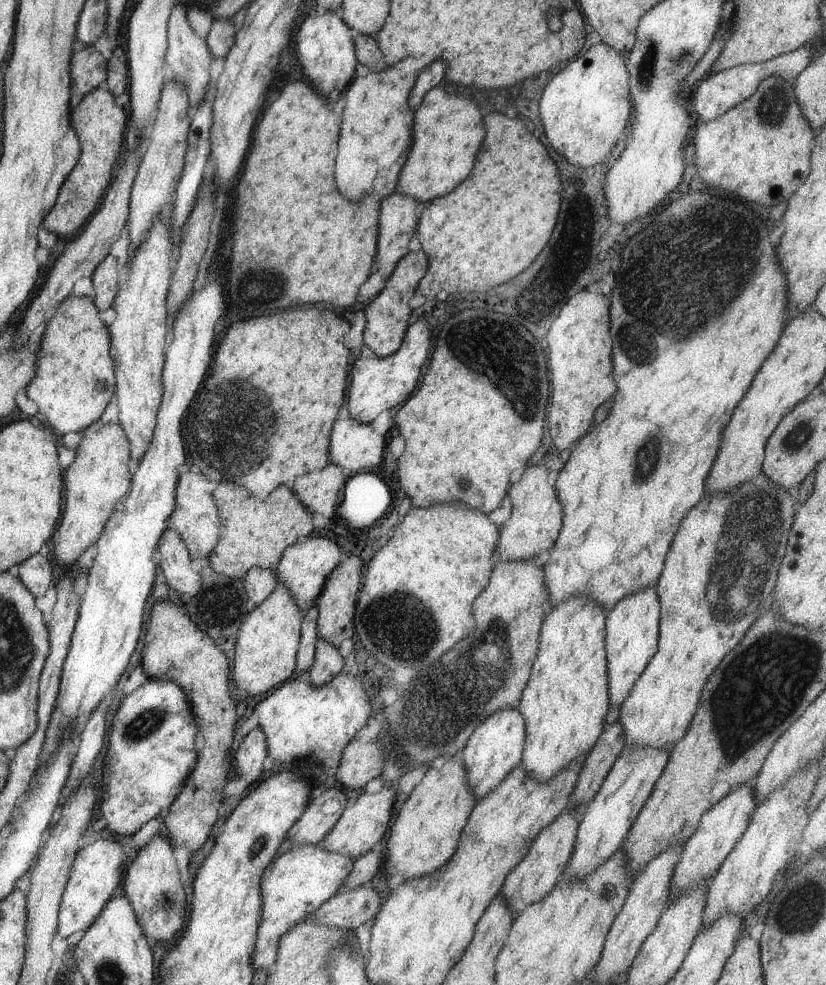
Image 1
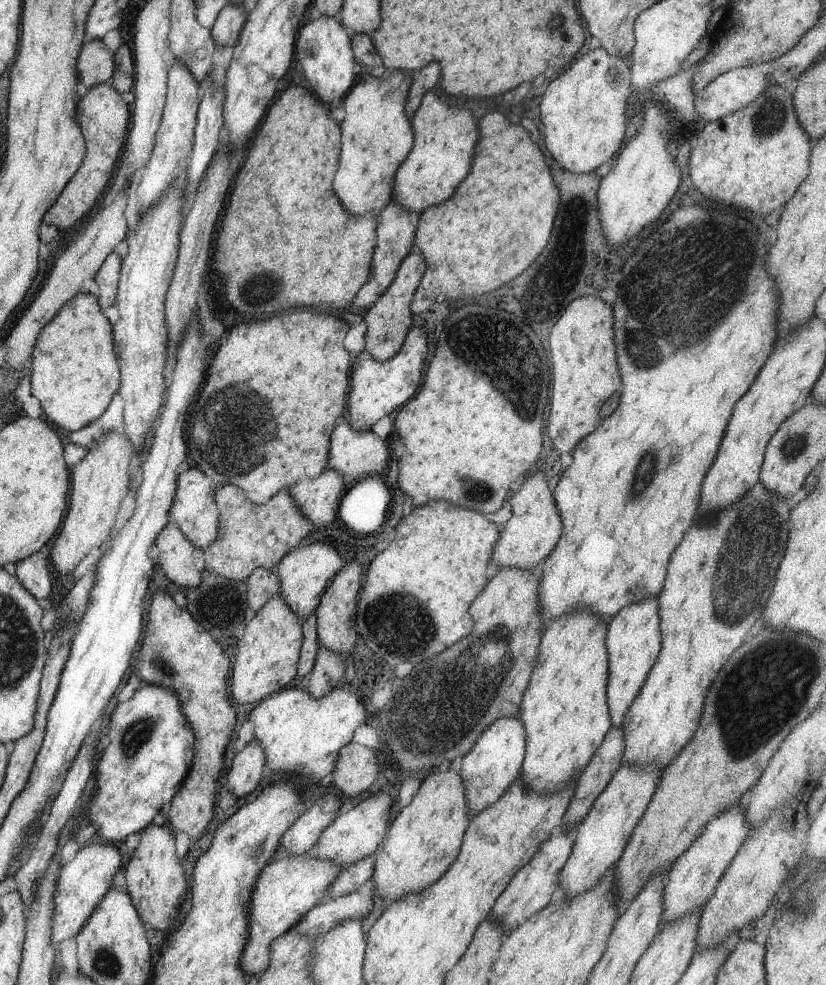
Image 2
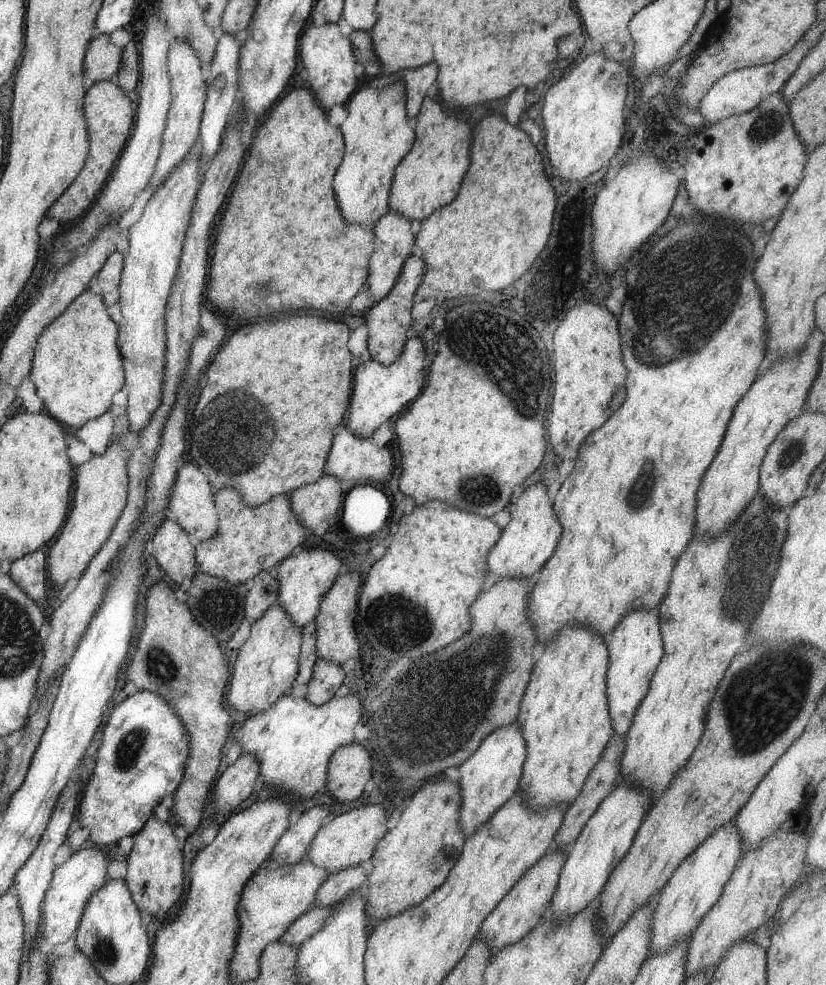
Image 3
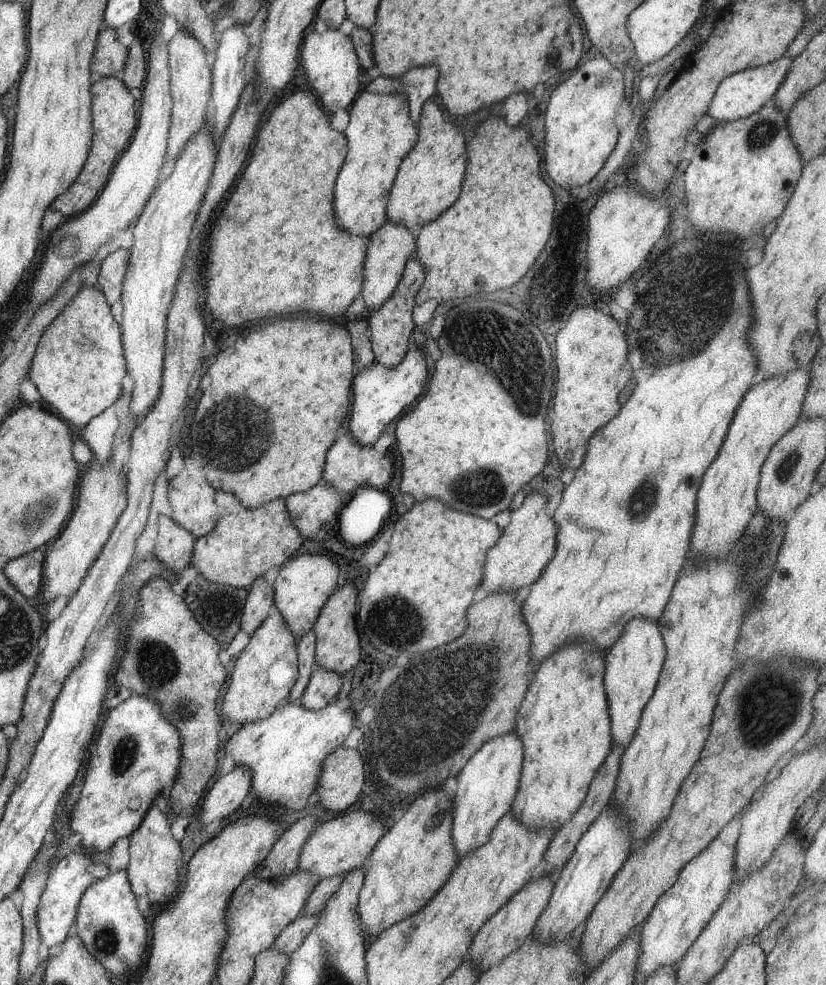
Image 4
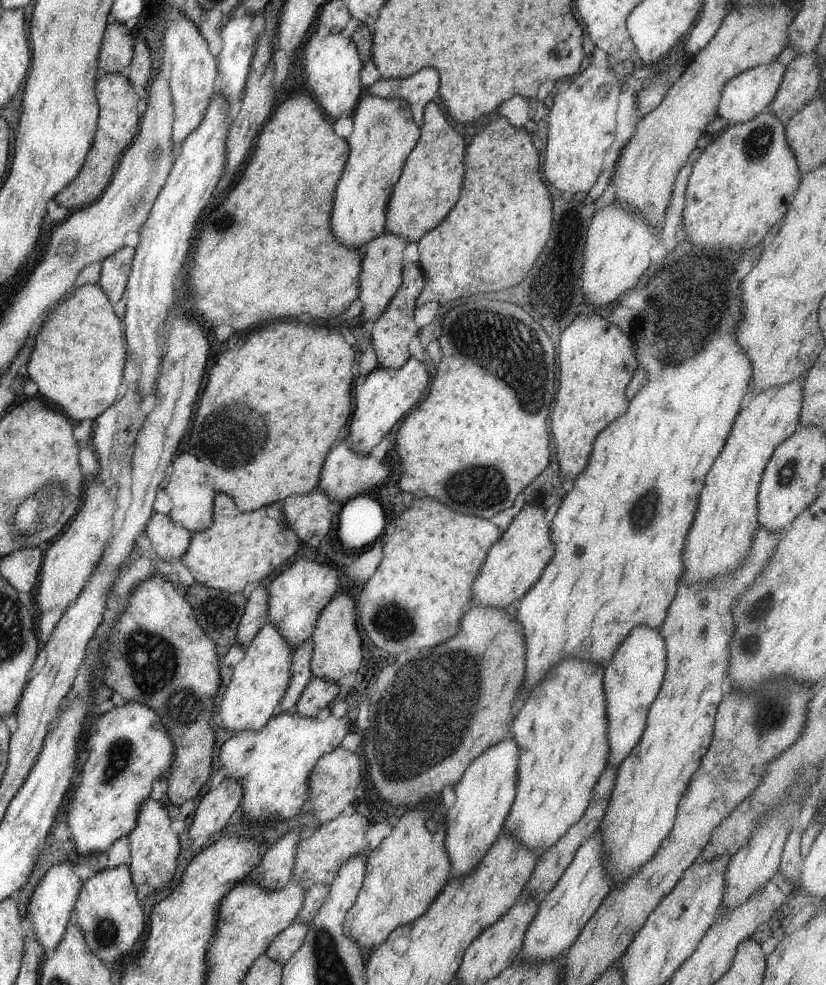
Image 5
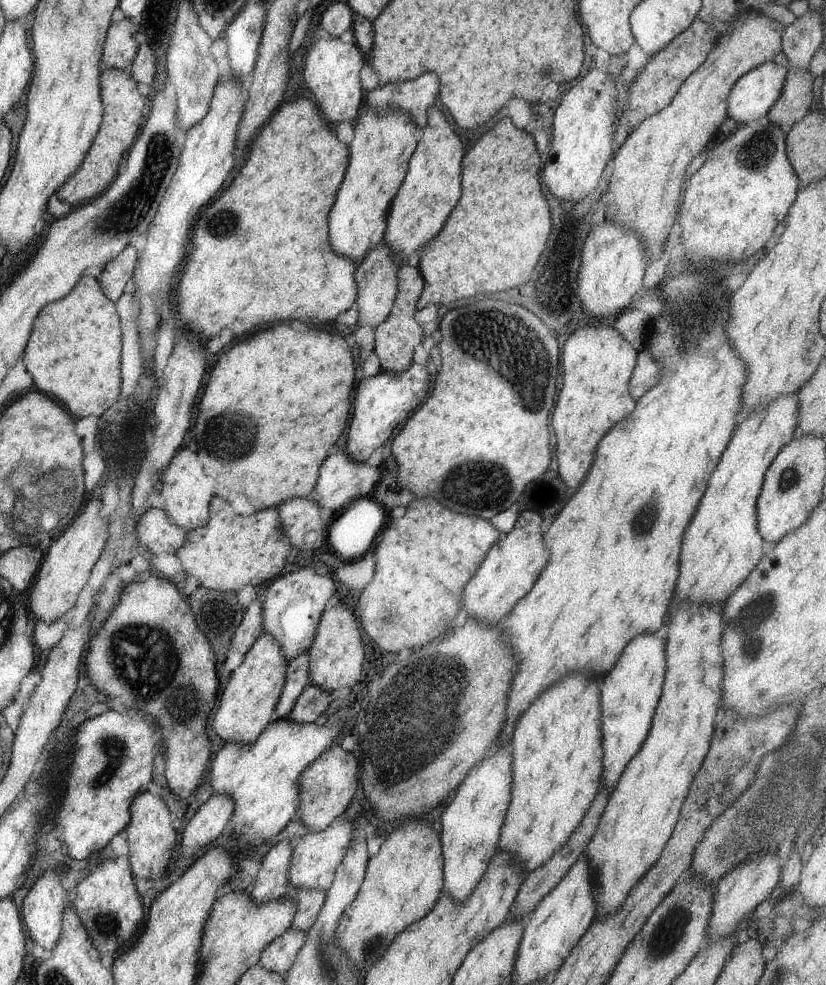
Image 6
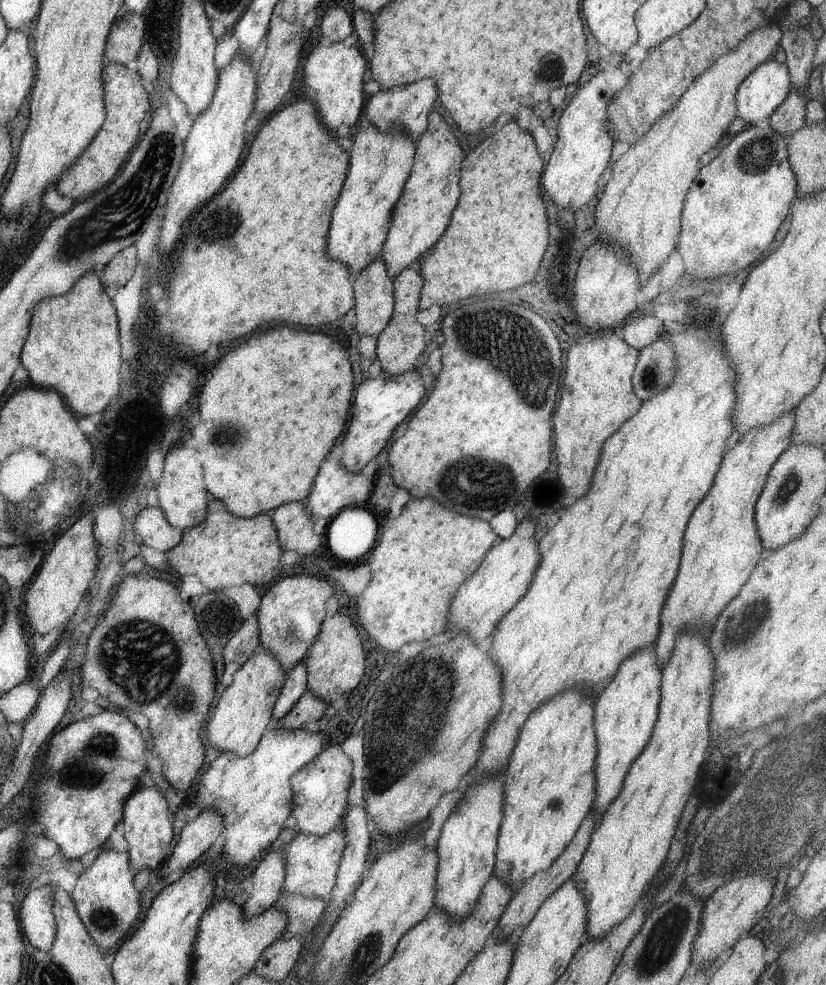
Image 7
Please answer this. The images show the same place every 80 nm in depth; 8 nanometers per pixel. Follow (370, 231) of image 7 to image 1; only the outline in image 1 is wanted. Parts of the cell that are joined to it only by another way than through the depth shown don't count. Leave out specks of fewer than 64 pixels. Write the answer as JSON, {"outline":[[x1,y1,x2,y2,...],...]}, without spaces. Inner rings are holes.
{"outline":[[432,62,418,74,418,78,414,76,414,68,385,68,380,73,354,76,343,93,346,106,336,156,336,184,340,194,348,200,360,200,364,194,374,194,382,202,397,190,400,171,413,143,415,108,430,88,442,82,444,74,446,64]]}

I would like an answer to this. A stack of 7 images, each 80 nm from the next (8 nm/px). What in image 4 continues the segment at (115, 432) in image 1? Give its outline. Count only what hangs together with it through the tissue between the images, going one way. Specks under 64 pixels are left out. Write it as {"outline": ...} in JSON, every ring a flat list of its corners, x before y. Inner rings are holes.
{"outline":[[113,458,108,464,92,463,82,468,82,481,78,484,78,507,70,516,65,531,52,544,52,551,46,554,42,568,42,594,46,604,58,596,70,599,85,581,94,560,98,559,113,533,116,520,127,506,127,483,122,480,123,472,115,468]]}

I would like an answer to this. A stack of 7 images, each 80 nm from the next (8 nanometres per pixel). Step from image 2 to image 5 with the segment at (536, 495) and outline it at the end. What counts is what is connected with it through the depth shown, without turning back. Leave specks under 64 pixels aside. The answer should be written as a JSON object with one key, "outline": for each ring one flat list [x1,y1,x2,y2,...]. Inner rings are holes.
{"outline":[[540,502,526,503,512,524,502,531,502,537,490,548,480,574,472,584,473,606,509,608,514,600,523,598,540,580,555,550,554,542,550,540,551,523,546,521,545,515]]}

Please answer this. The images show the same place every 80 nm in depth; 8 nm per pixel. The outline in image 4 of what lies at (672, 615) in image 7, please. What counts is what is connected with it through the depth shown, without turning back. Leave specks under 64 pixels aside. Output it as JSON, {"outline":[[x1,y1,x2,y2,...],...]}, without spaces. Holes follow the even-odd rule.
{"outline":[[808,367,780,372,778,376,769,377,766,381,752,386,738,404,734,418,732,418,724,443,718,457,704,472,700,489,696,496,695,524,692,528,689,558,702,556,726,556,734,544,742,538,742,530,750,524,754,512,757,510,757,485,760,481,760,470,766,462,770,448,798,424,802,416,803,403,810,384,810,370]]}

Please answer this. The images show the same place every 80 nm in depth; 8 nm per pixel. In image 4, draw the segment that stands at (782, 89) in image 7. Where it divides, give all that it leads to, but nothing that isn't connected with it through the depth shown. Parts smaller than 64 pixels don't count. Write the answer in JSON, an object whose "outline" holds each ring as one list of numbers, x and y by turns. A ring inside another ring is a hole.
{"outline":[[784,56,769,64,736,72,732,74,732,76,724,78,718,88,716,88,712,100,710,100,710,106,708,106,708,110,706,110,706,115,708,115,711,120,722,122,748,118,748,116,755,114,770,98,775,96,778,88,780,88,782,82,784,82,786,74,790,72,792,62,794,62,792,56]]}

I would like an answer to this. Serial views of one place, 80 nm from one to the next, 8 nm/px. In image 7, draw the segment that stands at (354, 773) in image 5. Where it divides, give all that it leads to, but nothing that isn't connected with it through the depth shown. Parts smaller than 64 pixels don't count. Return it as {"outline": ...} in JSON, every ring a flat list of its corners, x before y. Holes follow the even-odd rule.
{"outline":[[328,745,314,760,292,776,290,784,294,798,289,825,298,833,324,836,342,823,348,806,348,790,352,786,352,760,339,745]]}

